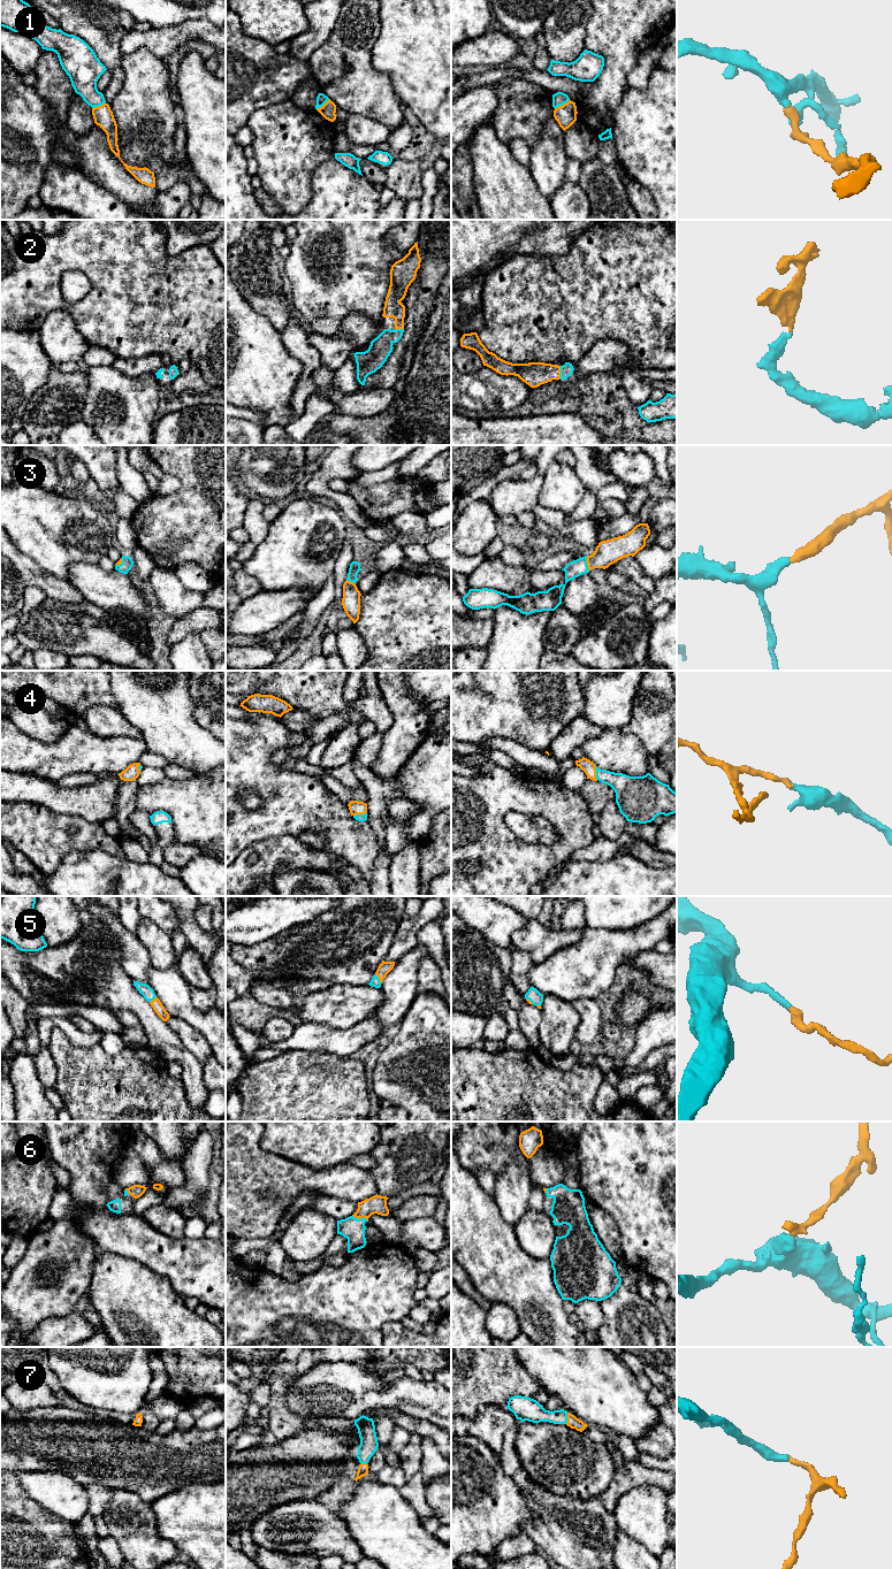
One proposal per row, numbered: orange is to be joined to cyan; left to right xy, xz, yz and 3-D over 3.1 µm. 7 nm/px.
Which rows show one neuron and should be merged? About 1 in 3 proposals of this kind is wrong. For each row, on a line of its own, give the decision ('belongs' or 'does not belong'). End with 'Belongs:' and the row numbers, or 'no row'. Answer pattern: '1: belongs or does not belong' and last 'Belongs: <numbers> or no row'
1: does not belong
2: belongs
3: belongs
4: belongs
5: belongs
6: belongs
7: belongs
Belongs: 2, 3, 4, 5, 6, 7

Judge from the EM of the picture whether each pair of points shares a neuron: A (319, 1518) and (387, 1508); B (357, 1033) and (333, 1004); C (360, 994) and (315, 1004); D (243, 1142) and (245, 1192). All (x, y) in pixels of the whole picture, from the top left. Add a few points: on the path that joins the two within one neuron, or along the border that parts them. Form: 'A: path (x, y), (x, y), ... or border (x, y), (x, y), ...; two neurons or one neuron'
A: border (336, 1513), (345, 1522), (352, 1538); two neurons
B: border (371, 1017), (345, 1028), (334, 1028), (323, 1025); two neurons
C: path (349, 1000), (340, 1000), (334, 1004), (327, 1004); one neuron
D: path (243, 1155), (243, 1179); one neuron

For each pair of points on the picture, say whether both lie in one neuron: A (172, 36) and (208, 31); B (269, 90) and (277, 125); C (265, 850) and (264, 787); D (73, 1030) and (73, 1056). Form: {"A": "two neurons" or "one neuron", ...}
{"A": "one neuron", "B": "two neurons", "C": "two neurons", "D": "two neurons"}

